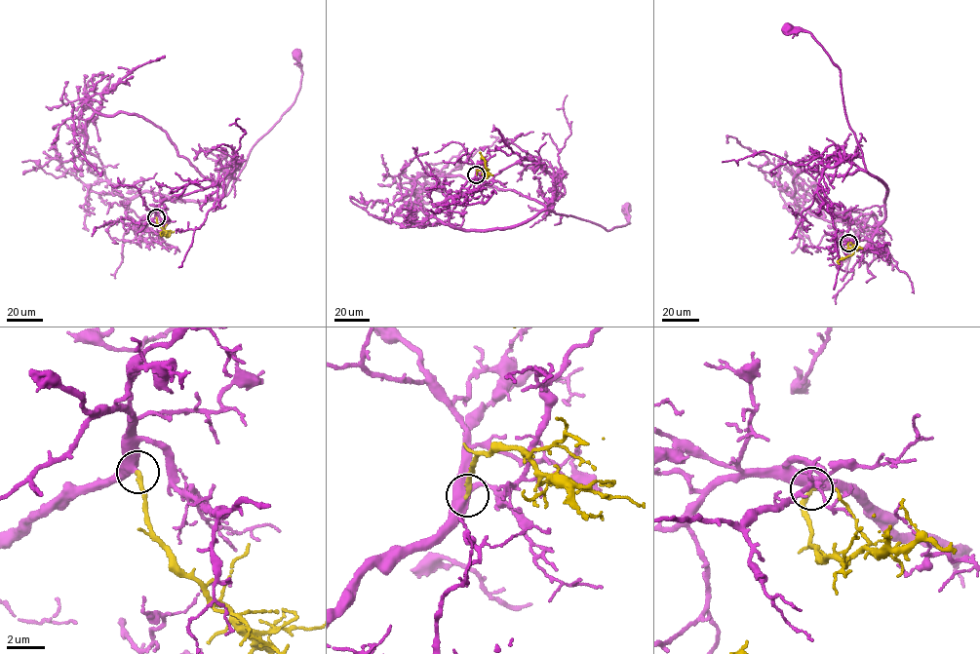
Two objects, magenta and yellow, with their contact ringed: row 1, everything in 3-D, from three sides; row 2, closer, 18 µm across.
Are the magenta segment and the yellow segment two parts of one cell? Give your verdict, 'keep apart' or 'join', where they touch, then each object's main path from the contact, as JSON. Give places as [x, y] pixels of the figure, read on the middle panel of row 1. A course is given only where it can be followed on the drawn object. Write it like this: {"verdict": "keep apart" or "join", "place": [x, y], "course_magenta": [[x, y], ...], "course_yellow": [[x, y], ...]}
{"verdict": "join", "place": [476, 174], "course_magenta": [[476, 174], [448, 200], [451, 225], [467, 230], [511, 228], [546, 209], [607, 230], [629, 223], [627, 209]], "course_yellow": [[476, 174], [479, 170], [488, 170], [481, 152]]}

